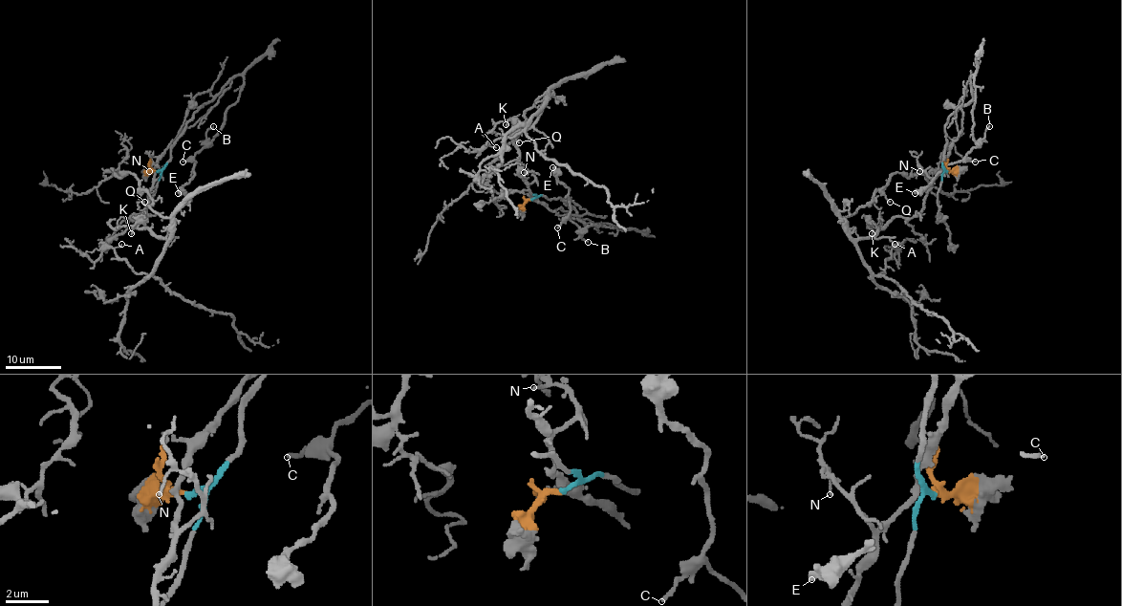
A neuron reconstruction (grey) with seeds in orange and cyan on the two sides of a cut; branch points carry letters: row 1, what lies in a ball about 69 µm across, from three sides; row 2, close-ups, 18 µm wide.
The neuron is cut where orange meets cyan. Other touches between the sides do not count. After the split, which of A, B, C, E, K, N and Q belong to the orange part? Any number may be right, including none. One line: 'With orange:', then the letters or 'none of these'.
With orange: A, K, N, Q

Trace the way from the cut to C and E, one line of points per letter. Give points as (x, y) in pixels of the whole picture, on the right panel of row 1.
C: (946, 170), (942, 165), (945, 124), (959, 106), (973, 97), (973, 75), (976, 145), (966, 156), (976, 162)
E: (946, 170), (942, 165), (945, 124), (959, 106), (973, 97), (973, 75), (976, 145), (915, 193)

